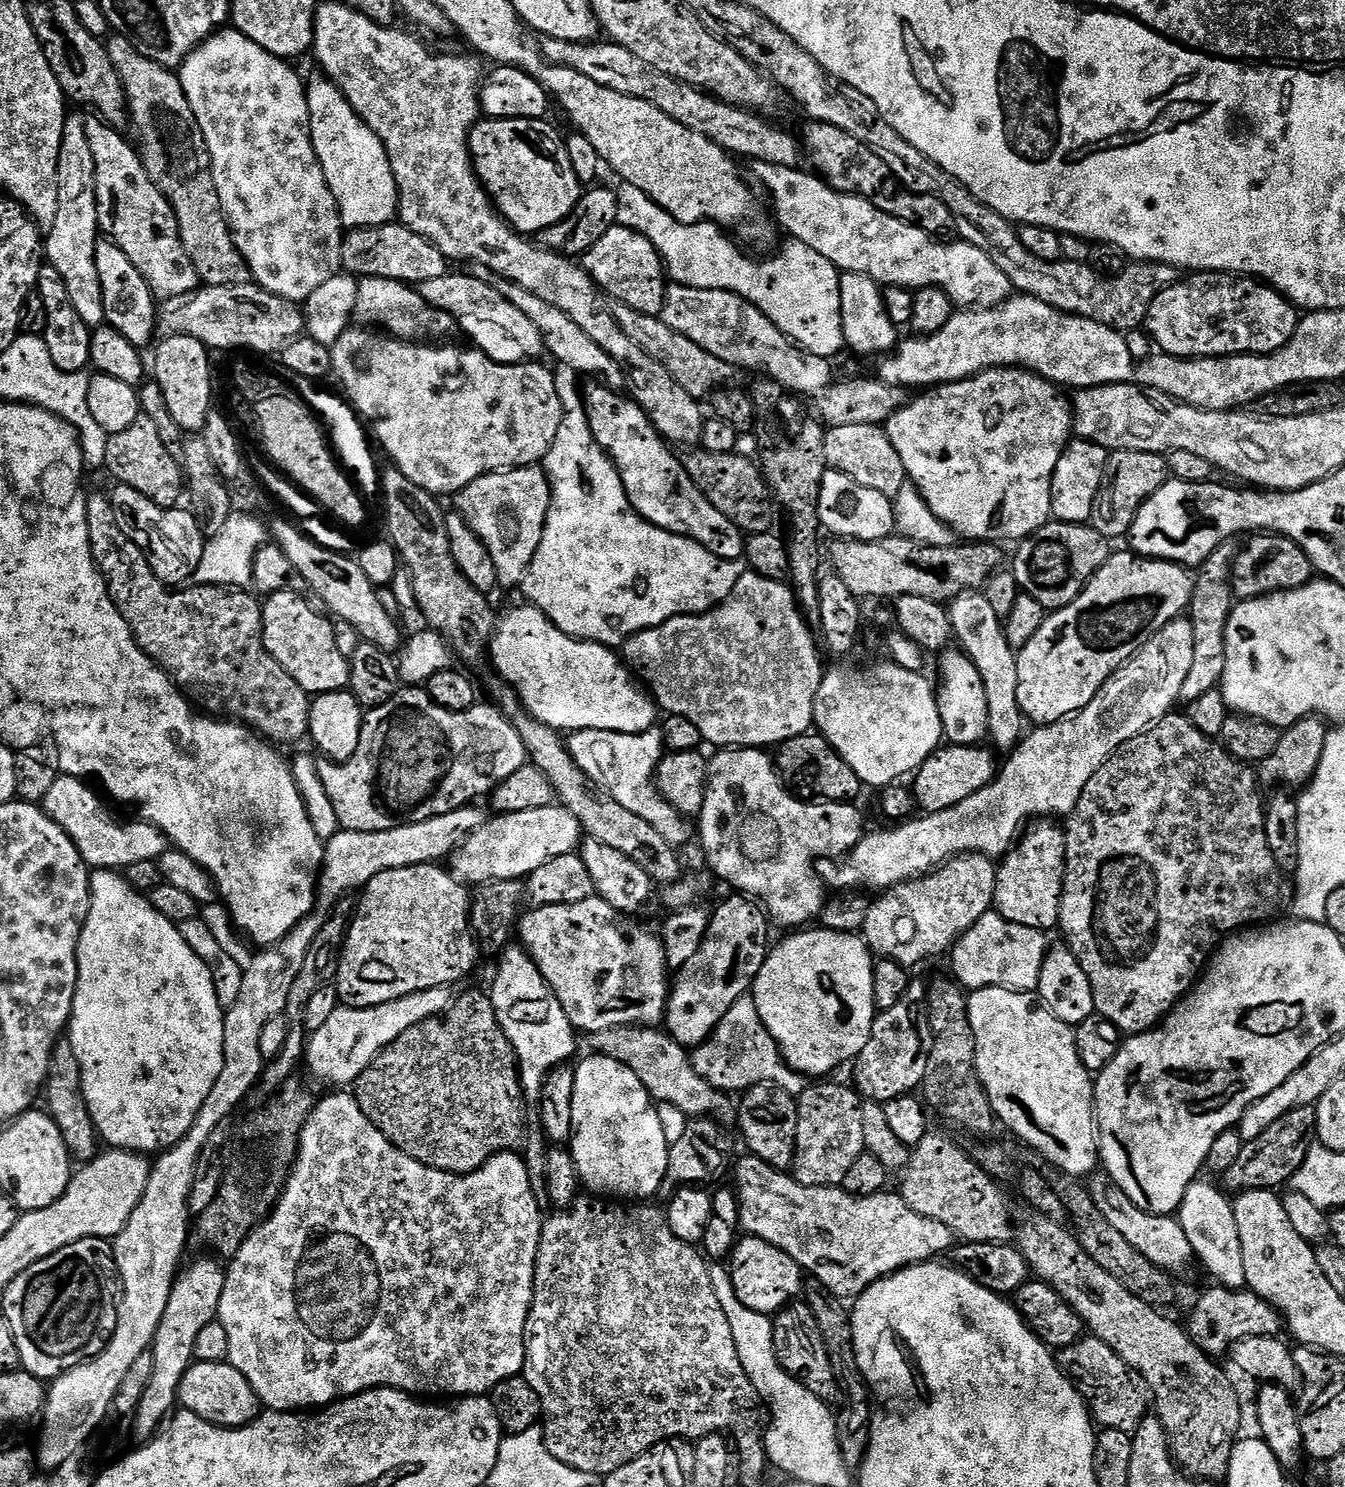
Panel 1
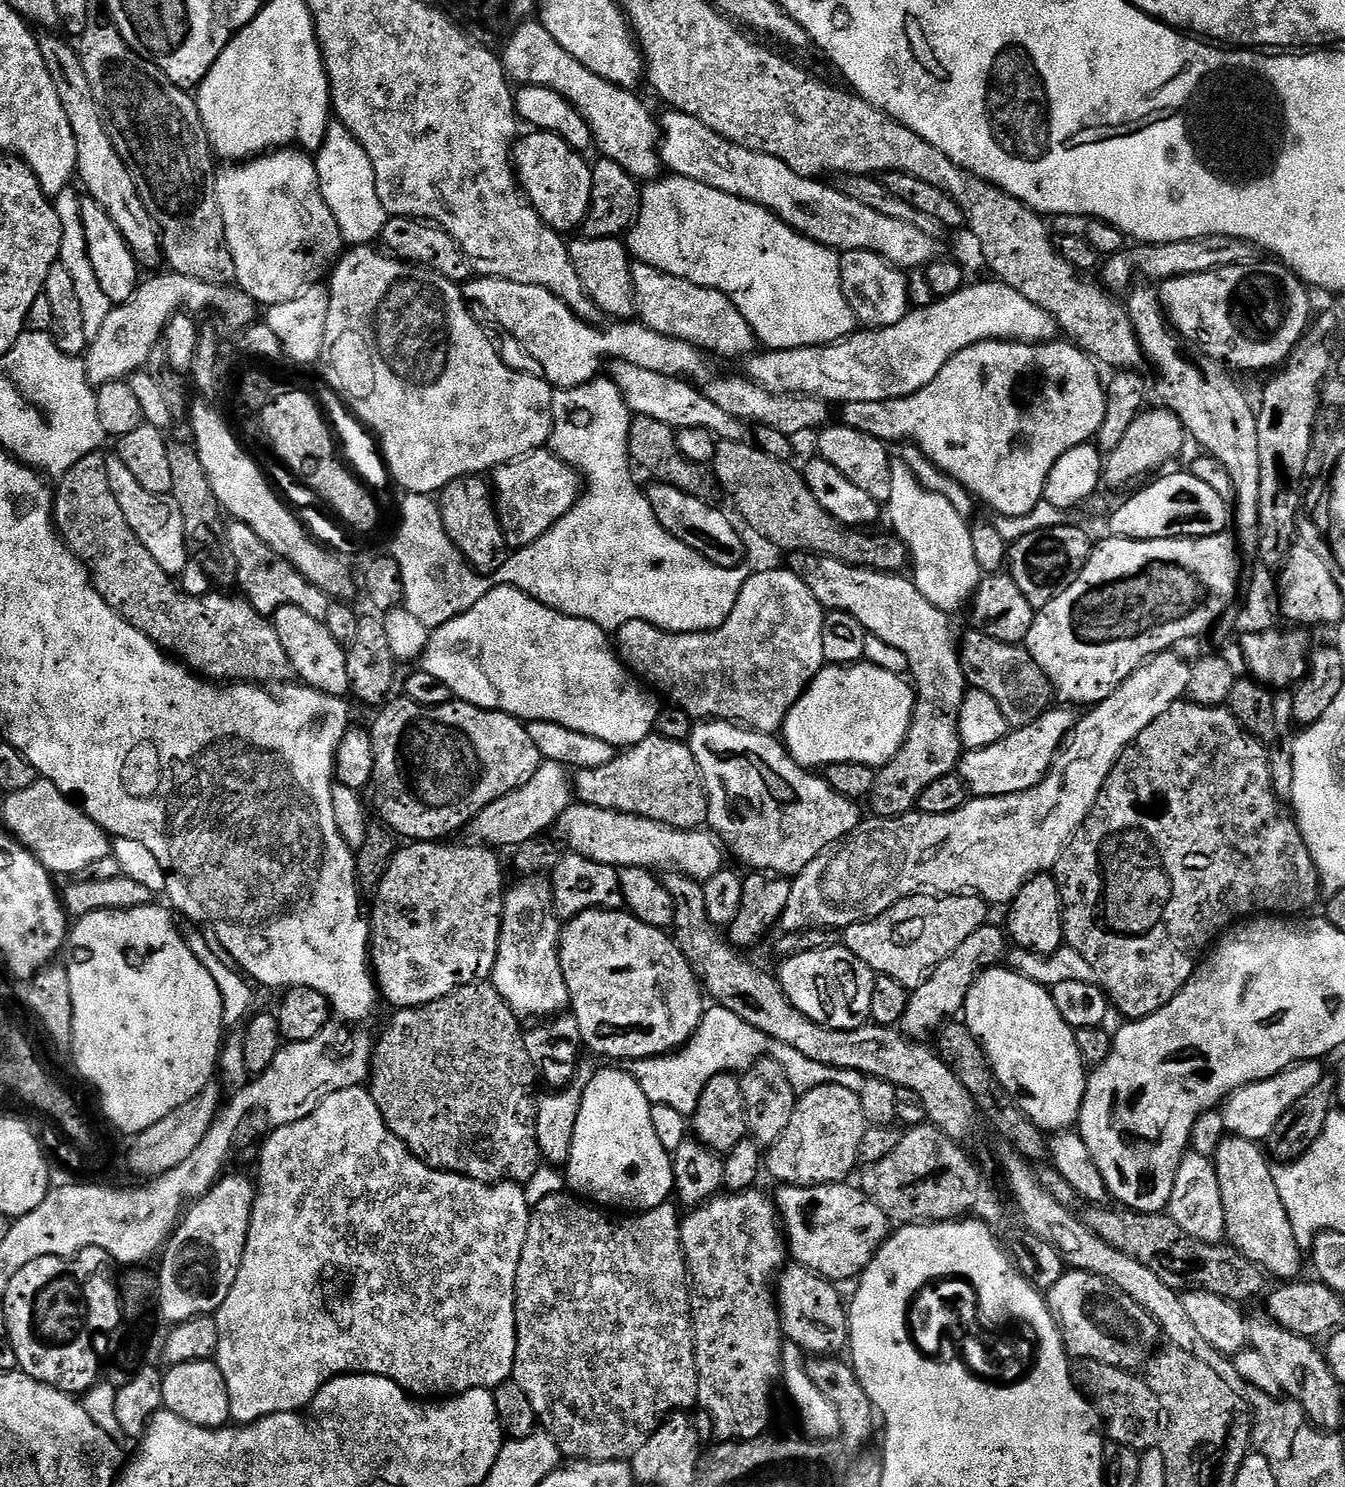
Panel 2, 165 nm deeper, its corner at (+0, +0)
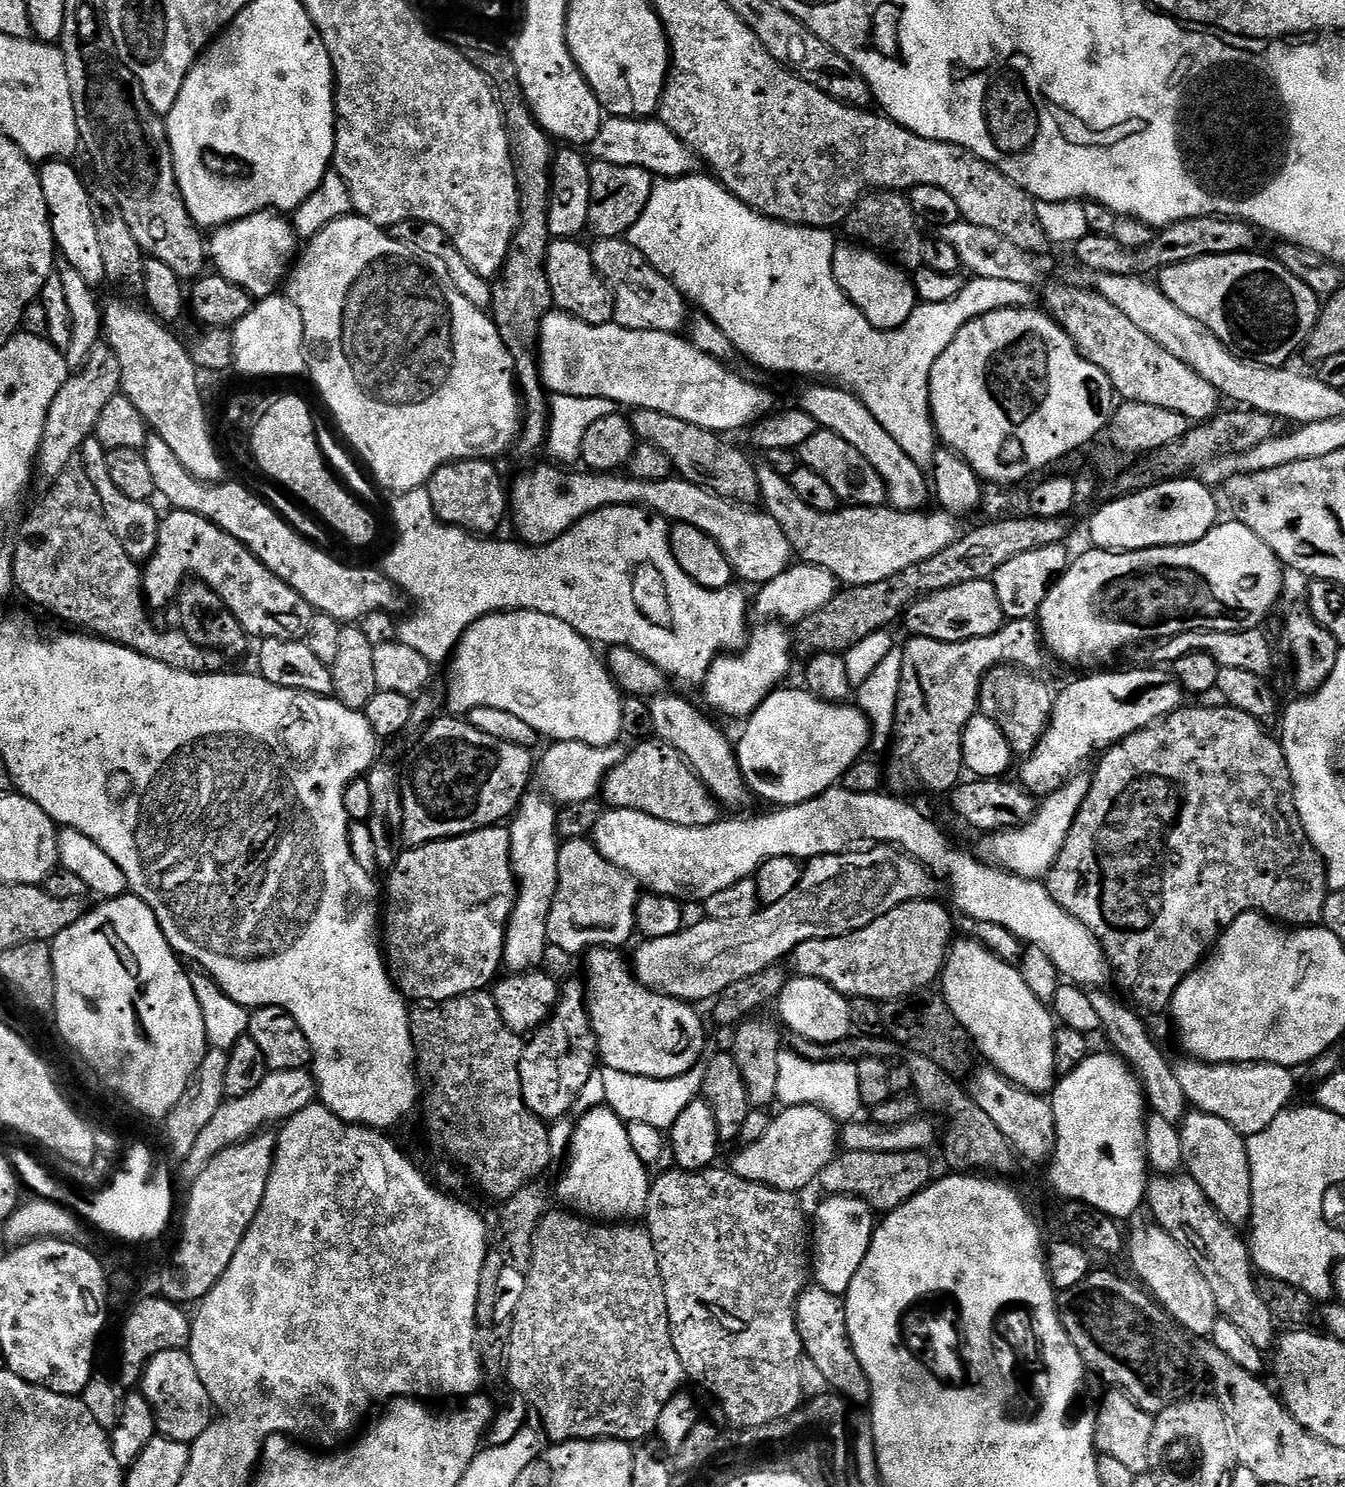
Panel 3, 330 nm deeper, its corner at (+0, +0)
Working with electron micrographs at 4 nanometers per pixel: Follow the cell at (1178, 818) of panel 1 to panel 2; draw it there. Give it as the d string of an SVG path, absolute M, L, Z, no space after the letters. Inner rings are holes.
M1187 699L1178 701L1174 706L1170 706L1170 710L1166 710L1166 714L1158 714L1158 718L1154 718L1154 722L1150 722L1150 726L1146 726L1146 730L1142 730L1142 734L1138 734L1138 738L1134 738L1123 754L1116 759L1116 764L1110 770L1102 790L1092 803L1088 817L1076 835L1068 841L1064 852L1054 865L1056 889L1060 892L1064 944L1082 954L1082 958L1086 958L1086 966L1090 966L1092 971L1092 980L1099 985L1107 999L1108 996L1112 999L1113 1006L1122 1015L1128 1016L1129 1021L1143 1020L1171 1002L1180 993L1181 988L1192 979L1198 961L1205 955L1209 945L1237 922L1267 916L1296 918L1307 913L1304 911L1314 907L1316 899L1322 896L1320 871L1316 869L1308 847L1300 837L1300 829L1297 828L1295 819L1291 815L1284 816L1283 810L1280 809L1281 801L1272 788L1269 749L1264 747L1265 745L1255 736L1249 736L1245 732L1227 707L1207 708Z

